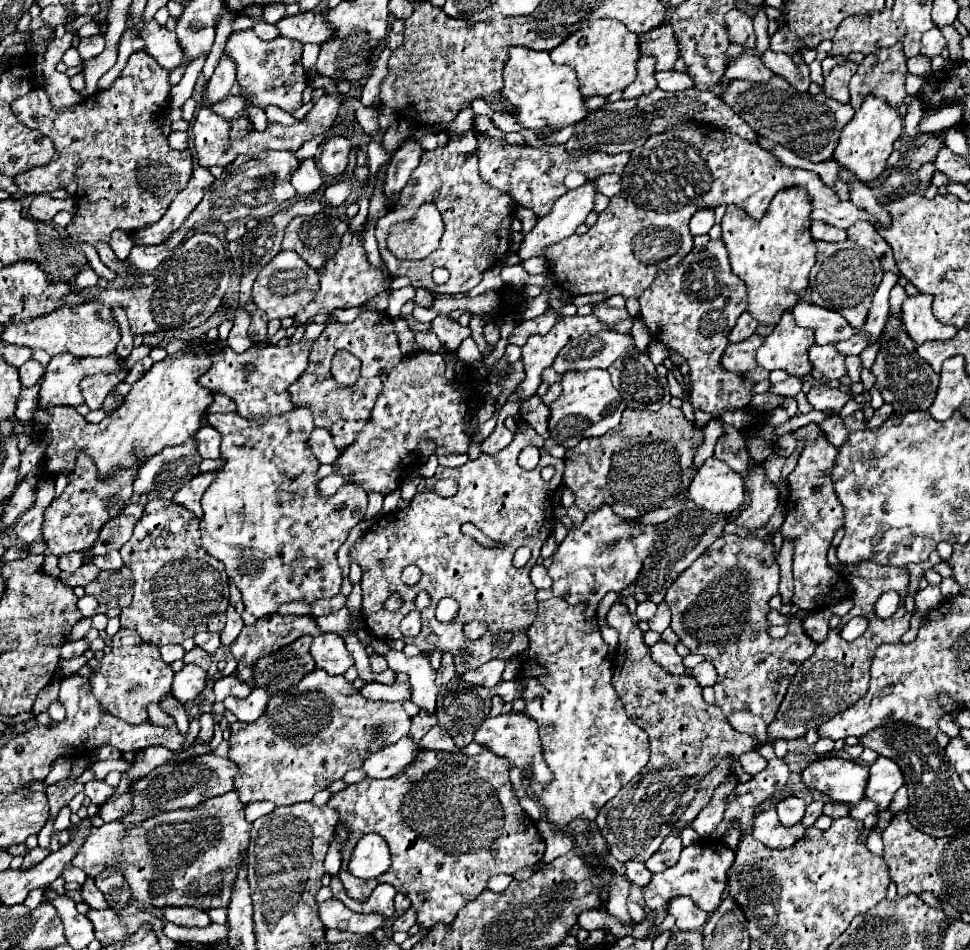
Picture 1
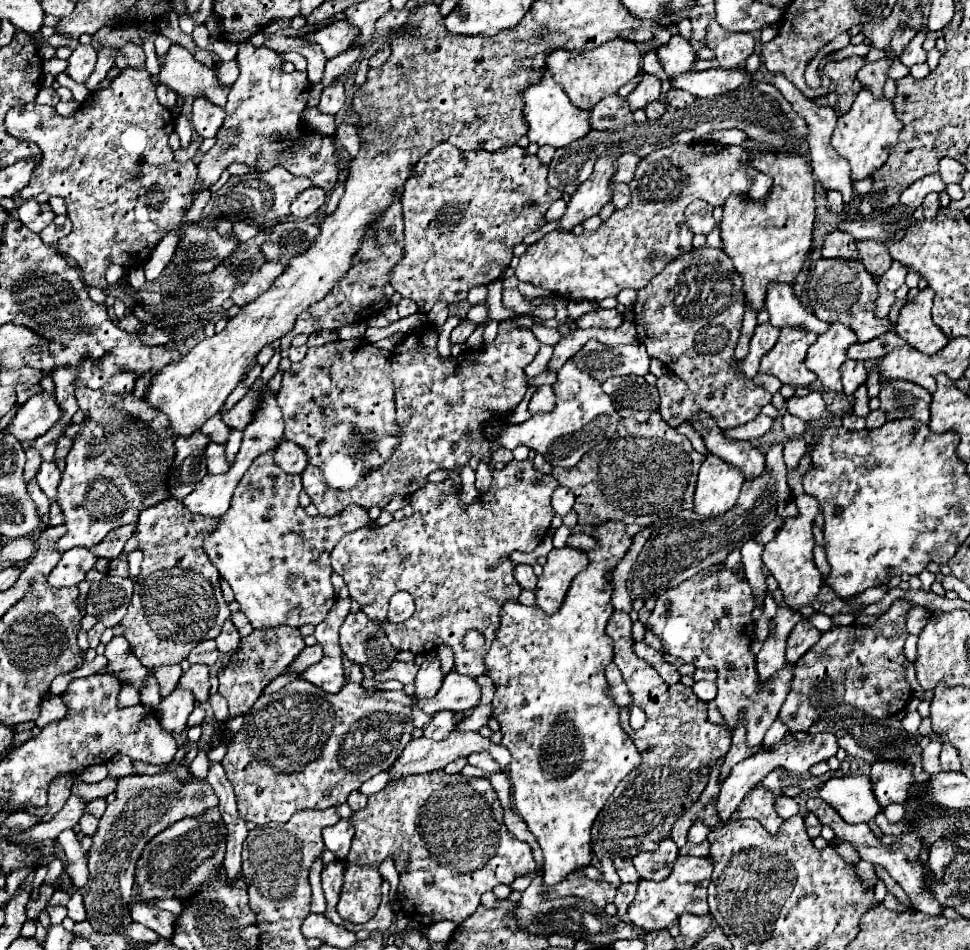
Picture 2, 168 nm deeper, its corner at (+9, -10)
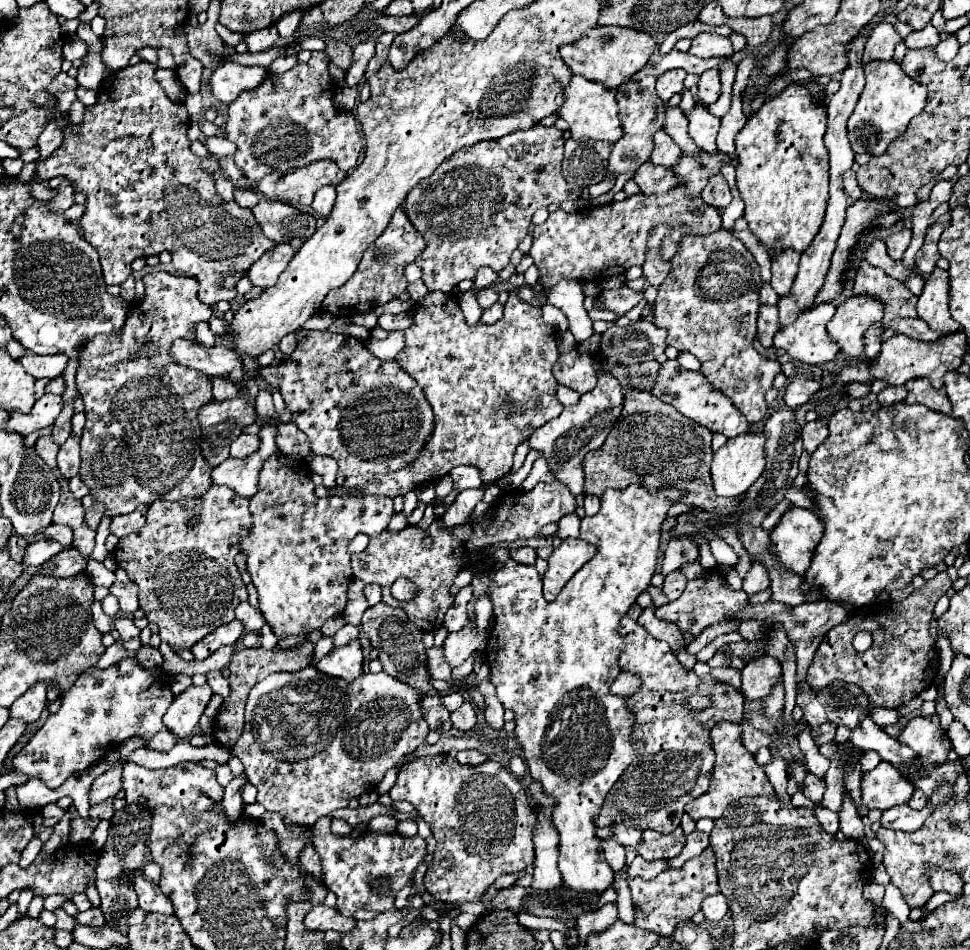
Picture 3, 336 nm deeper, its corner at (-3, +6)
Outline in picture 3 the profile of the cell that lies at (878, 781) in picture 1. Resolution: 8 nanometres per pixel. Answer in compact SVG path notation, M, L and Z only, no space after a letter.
M914 716L906 728L900 732L898 740L906 746L910 746L924 766L928 764L942 764L948 758L950 752L950 740L946 736L946 730L940 726L940 718L934 716Z

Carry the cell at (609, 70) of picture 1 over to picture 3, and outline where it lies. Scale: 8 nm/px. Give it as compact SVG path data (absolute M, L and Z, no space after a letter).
M598 26L588 36L582 36L572 44L564 44L560 48L560 56L572 68L574 74L584 76L590 82L600 82L608 88L618 88L620 84L628 82L638 70L644 68L654 48L654 38L644 32L620 26Z

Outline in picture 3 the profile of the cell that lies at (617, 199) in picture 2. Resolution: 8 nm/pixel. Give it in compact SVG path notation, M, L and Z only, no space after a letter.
M650 160L638 168L634 182L640 186L640 190L646 196L664 194L670 188L676 188L676 184L680 184L680 180L676 180L676 174L672 172L672 168L654 166Z

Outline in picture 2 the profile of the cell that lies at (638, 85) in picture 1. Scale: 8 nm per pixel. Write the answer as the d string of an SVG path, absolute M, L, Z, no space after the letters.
M644 74L638 86L632 90L632 94L626 98L632 110L640 110L646 104L654 102L660 98L660 80L654 74Z

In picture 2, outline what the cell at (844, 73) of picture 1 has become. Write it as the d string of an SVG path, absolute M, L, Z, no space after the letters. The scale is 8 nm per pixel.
M850 56L840 62L828 62L822 68L822 74L828 76L832 82L836 82L836 110L838 112L848 112L848 108L854 102L854 96L860 92L860 82L856 80L856 72L866 64L864 58L860 56Z

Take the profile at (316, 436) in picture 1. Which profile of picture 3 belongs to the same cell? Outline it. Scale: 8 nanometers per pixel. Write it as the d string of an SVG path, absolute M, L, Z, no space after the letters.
M278 424L278 434L276 434L276 446L282 454L292 456L296 460L304 460L310 454L306 434L296 428L296 424Z

